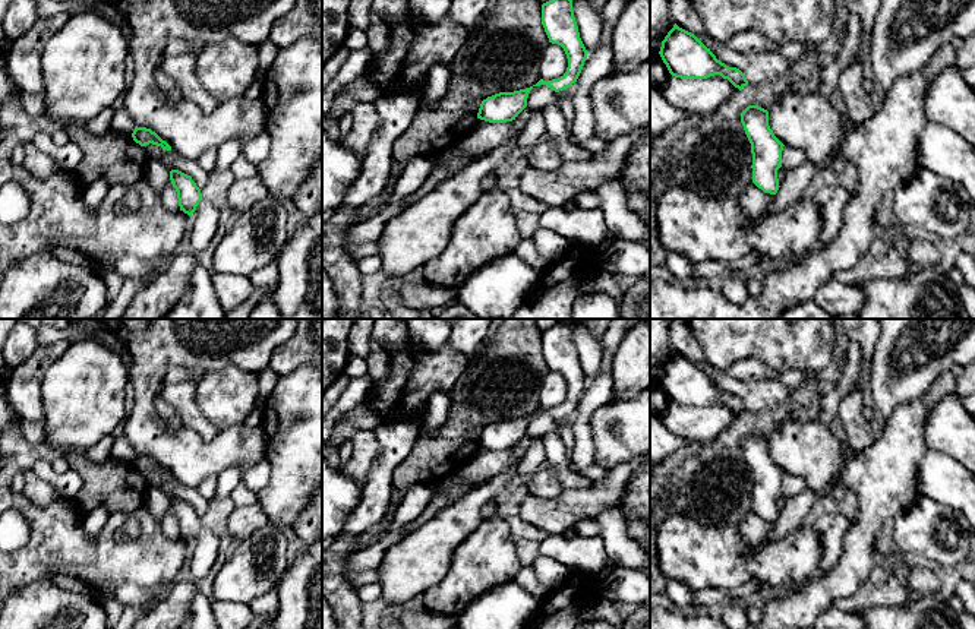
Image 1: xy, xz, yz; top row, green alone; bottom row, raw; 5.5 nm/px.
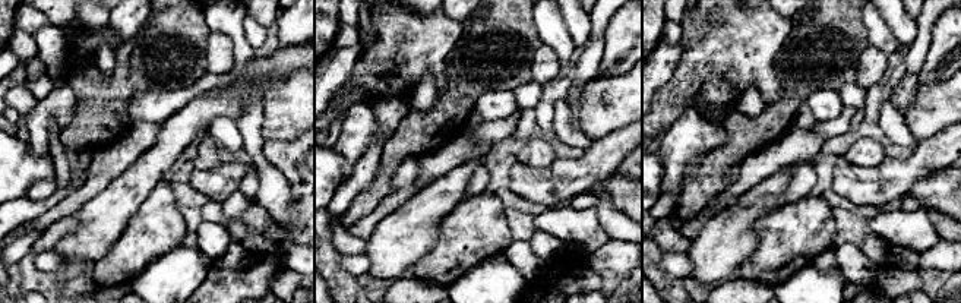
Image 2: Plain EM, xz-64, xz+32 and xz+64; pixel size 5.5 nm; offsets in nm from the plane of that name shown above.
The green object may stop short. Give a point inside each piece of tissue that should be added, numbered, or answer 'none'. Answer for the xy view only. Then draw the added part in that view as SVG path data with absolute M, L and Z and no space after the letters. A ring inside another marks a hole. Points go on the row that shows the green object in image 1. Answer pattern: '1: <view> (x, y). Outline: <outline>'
1: xy (204, 221). Outline: M202 197L196 211L190 216L189 233L190 244L196 252L203 252L208 249L217 227L220 222L218 209Z

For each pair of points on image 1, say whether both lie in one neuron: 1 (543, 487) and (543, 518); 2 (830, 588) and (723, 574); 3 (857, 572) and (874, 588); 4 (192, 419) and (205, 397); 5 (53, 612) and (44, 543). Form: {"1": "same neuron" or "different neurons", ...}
{"1": "different neurons", "2": "different neurons", "3": "different neurons", "4": "different neurons", "5": "different neurons"}

